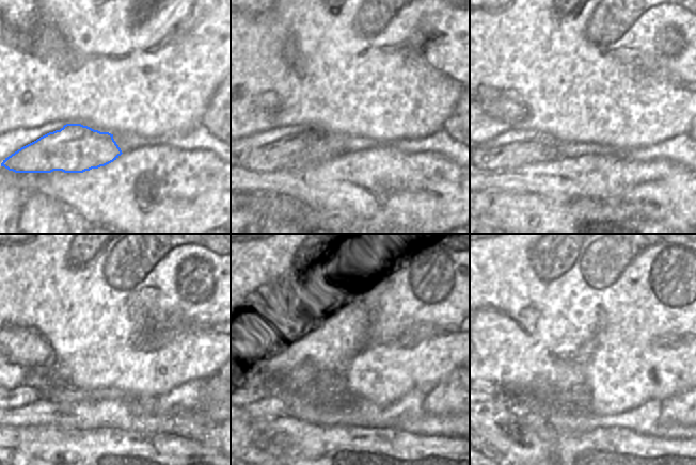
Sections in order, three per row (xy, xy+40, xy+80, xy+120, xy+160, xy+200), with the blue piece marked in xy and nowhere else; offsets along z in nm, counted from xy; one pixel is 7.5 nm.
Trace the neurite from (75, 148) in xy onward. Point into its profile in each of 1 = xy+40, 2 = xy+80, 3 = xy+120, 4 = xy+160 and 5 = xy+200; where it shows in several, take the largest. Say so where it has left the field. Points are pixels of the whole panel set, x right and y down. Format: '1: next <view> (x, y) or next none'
1: next xy+40 (309, 147)
2: next xy+80 (543, 147)
3: next xy+120 (22, 396)
4: next xy+160 (252, 395)
5: next xy+200 (491, 391)

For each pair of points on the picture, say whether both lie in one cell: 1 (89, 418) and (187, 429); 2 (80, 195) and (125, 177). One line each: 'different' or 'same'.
1: same
2: same

